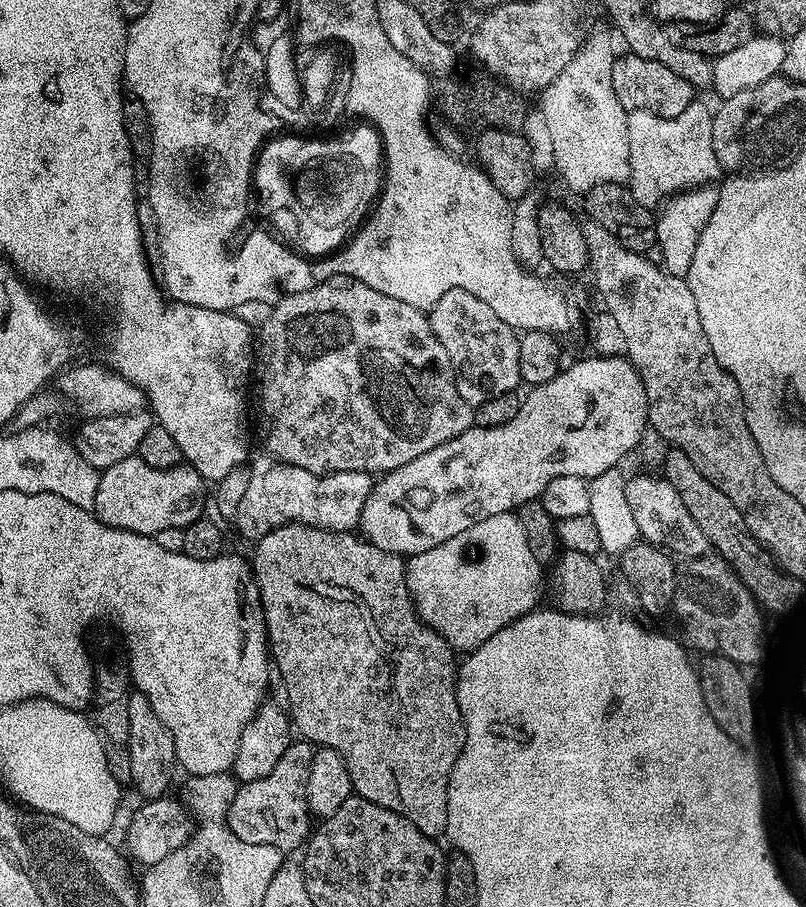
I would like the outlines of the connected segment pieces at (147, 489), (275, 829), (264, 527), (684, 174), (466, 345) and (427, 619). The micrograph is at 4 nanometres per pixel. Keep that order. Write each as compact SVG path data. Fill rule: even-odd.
M137 454L100 472L94 511L103 524L155 537L167 528L185 529L205 515L204 487L204 477L191 466L155 468Z
M296 738L289 743L286 754L276 769L266 778L249 784L241 783L236 789L230 809L230 827L242 842L274 846L281 850L299 849L310 835L310 813L306 798L306 782L310 778L310 762L314 748L307 740Z
M261 454L255 460L256 457L247 469L250 483L242 497L242 506L238 506L234 521L234 527L249 542L261 540L266 534L270 534L270 530L287 524L305 524L324 528L327 532L351 532L359 525L362 506L366 506L366 498L370 498L374 483L373 473L321 474L302 470L302 466L287 464L267 454Z
M693 102L674 118L662 118L646 110L634 110L626 118L626 142L630 145L628 189L647 208L657 207L667 196L685 189L719 181L722 169L714 154L713 113L700 102Z
M461 288L446 290L427 313L427 318L438 342L442 342L446 354L450 354L450 362L456 370L458 394L467 404L475 406L498 394L516 392L521 387L517 329L502 322L482 298L474 298L474 294Z
M515 511L494 514L494 518L482 518L482 522L474 522L474 526L470 526L470 530L462 530L462 534L454 534L454 538L446 538L446 542L442 542L442 546L434 546L434 550L426 550L417 556L407 557L406 567L408 570L408 589L412 595L412 603L416 606L416 613L420 615L425 624L434 628L453 650L460 651L461 648L461 653L464 654L471 652L473 648L482 646L482 642L486 642L491 636L498 634L498 630L502 630L507 624L526 615L527 612L533 611L541 603L539 600L540 588L542 592L542 576L540 580L542 565L534 558L530 546L526 546L526 530L522 530L522 522Z

